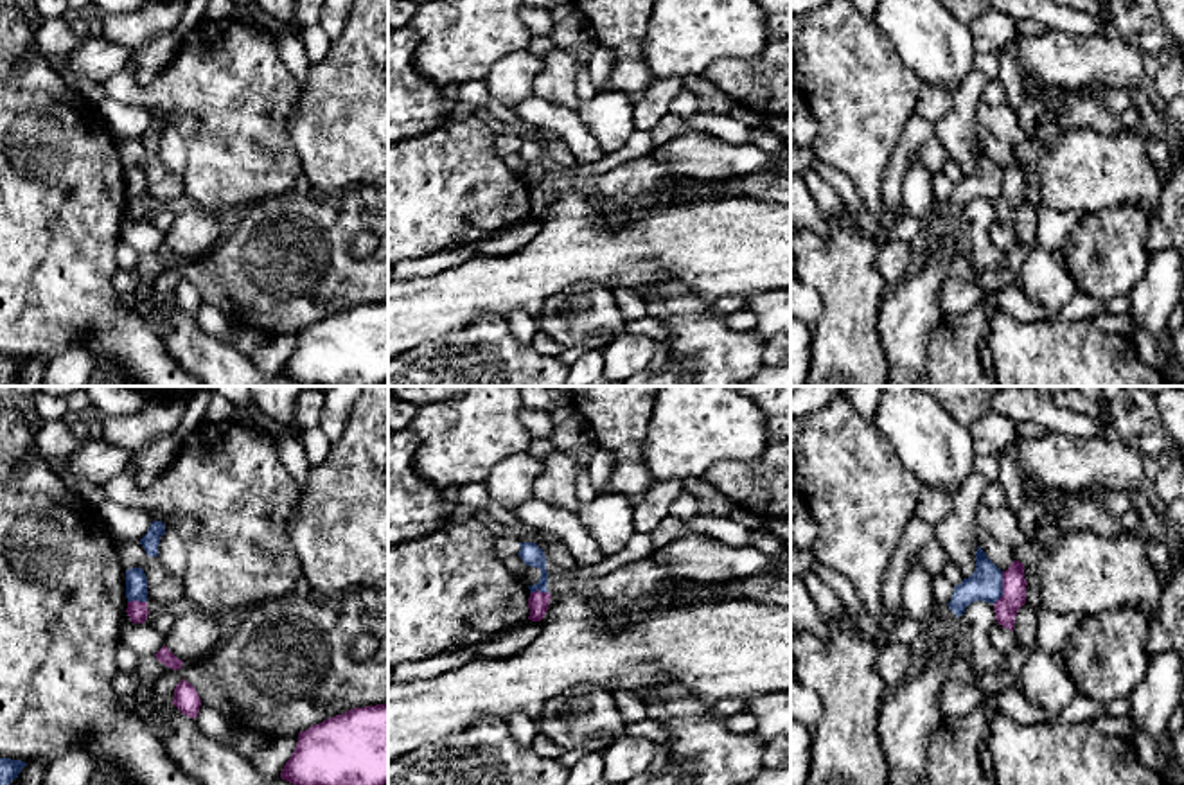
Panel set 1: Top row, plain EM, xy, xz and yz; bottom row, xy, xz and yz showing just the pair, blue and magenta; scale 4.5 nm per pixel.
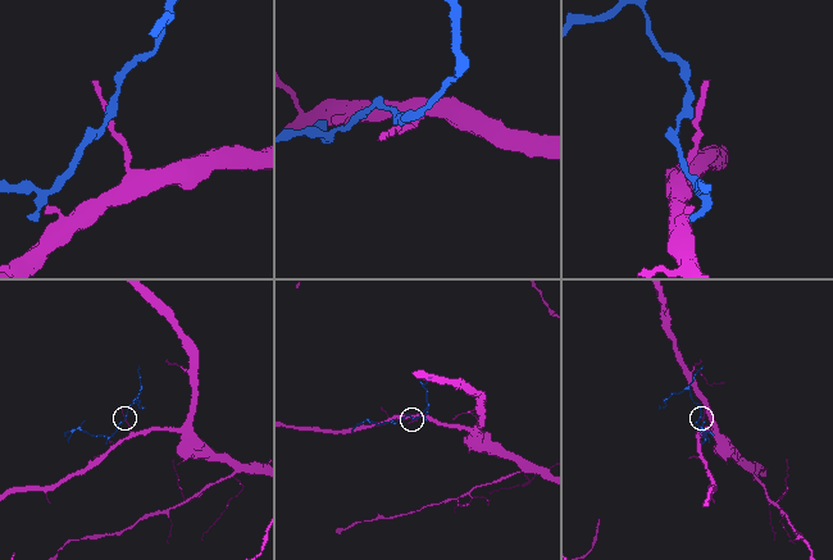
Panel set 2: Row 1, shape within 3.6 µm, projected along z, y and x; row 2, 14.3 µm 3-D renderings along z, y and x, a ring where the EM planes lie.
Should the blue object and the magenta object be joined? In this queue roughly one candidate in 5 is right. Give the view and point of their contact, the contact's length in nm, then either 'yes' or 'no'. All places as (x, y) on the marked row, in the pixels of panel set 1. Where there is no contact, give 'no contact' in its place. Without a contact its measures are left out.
contact yz (1001, 588); length 160 nm; no

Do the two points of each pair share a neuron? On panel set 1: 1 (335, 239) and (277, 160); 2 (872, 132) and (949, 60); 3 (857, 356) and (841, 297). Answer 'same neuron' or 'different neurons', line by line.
1: different neurons
2: different neurons
3: same neuron

